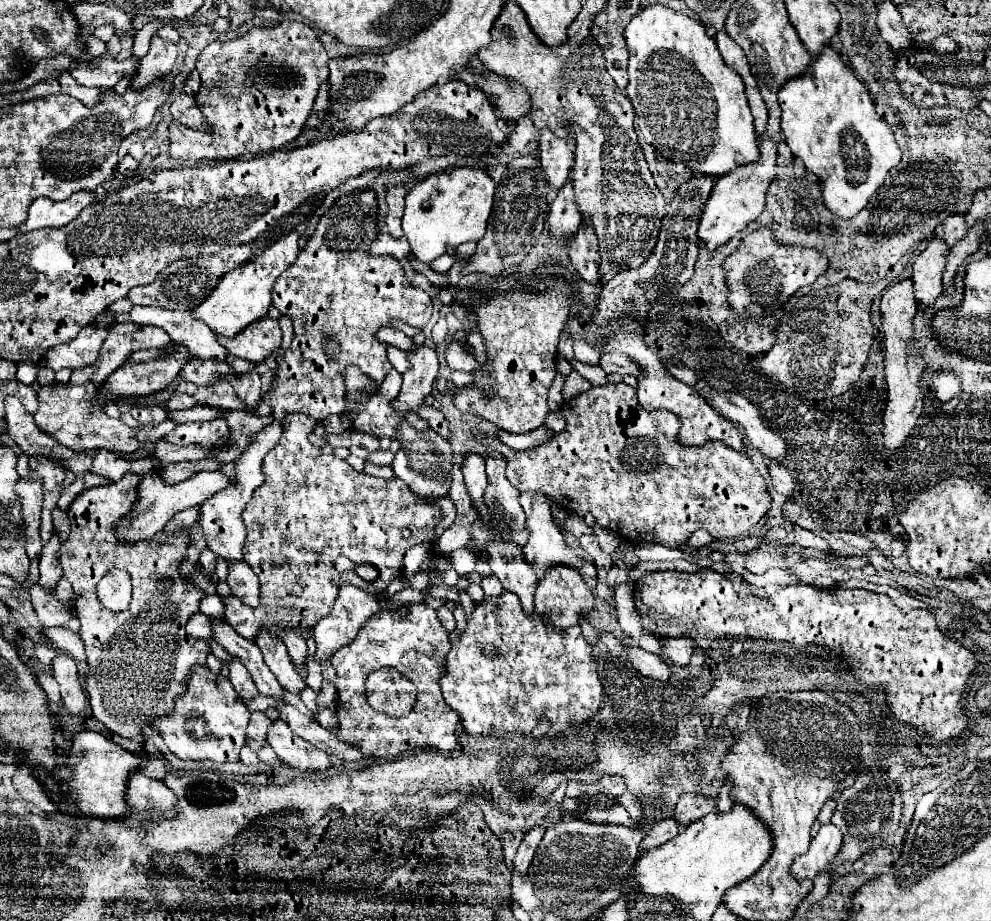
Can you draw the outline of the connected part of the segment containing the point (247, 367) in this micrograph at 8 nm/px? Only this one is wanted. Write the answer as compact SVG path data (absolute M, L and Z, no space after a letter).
M230 355L229 358L227 358L227 364L231 366L231 368L234 368L236 372L239 373L246 373L256 366L252 362L237 358L233 355Z

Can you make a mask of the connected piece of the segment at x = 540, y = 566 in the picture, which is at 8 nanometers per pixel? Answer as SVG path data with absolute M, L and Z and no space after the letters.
M523 492L521 494L521 506L523 506L525 514L527 514L527 530L531 534L529 544L523 548L523 556L531 566L535 566L535 570L545 572L545 570L549 570L553 566L569 566L569 568L579 570L579 574L583 578L595 578L597 576L597 570L593 568L593 564L589 560L581 558L575 550L571 550L565 544L563 534L559 532L559 528L551 520L551 510L549 510L551 500L545 494L541 494L541 492Z

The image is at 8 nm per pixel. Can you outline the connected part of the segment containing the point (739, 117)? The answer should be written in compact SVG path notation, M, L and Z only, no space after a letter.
M655 4L655 6L649 6L649 8L641 10L637 16L633 16L633 20L625 28L625 38L627 38L627 48L631 52L631 56L629 56L629 68L627 68L627 72L629 72L629 98L631 98L631 104L635 108L637 126L641 130L645 142L651 144L655 150L659 150L663 154L663 158L685 164L687 168L693 170L693 174L709 174L711 178L719 178L719 176L727 174L729 170L733 170L737 166L755 162L757 156L761 156L759 148L757 148L757 134L755 134L751 110L747 106L747 96L745 96L745 86L741 82L741 76L735 70L731 70L729 66L725 66L725 62L723 62L723 58L721 58L721 54L717 50L715 40L711 40L705 34L705 26L701 22L697 22L695 18L691 18L691 16L683 14L683 12L675 12L671 8Z

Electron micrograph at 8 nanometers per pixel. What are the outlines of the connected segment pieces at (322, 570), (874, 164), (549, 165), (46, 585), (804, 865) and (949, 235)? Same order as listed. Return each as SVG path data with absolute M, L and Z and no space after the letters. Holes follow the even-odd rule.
M289 414L285 418L281 438L277 446L269 450L261 466L265 474L265 482L253 492L253 498L249 500L243 512L243 522L247 526L243 554L245 554L245 562L253 568L253 572L259 578L261 604L257 610L253 610L235 596L223 598L223 602L227 608L227 624L249 642L255 642L261 630L267 630L275 638L281 638L279 636L281 630L293 630L301 638L307 638L307 632L315 628L317 622L331 612L333 602L337 600L339 588L343 584L353 584L377 596L387 590L391 580L403 574L403 556L411 546L425 542L431 544L431 550L435 550L435 540L437 540L435 526L437 526L437 518L441 518L441 510L411 494L409 486L405 486L405 482L401 482L399 478L383 480L383 478L359 474L345 460L323 454L317 446L309 442L309 434L313 432L315 424L317 420L305 414ZM403 528L411 530L409 538L403 538L401 534ZM341 554L347 556L349 560L369 562L377 566L379 580L365 582L363 578L357 576L357 572L339 574L335 570L335 558Z
M827 46L821 52L821 56L813 60L813 64L803 76L787 80L785 86L779 90L777 98L783 110L781 132L785 136L785 142L791 154L803 160L807 172L819 178L825 208L843 220L853 218L857 212L863 210L869 198L883 184L887 172L901 162L901 150L895 142L891 126L887 126L887 122L881 116L877 116L871 96L855 78L851 66L847 66L831 46Z
M541 130L539 160L553 190L559 190L569 180L575 152L573 146L573 134L569 138L557 138L553 132Z
M53 530L51 534L51 540L47 542L47 546L43 548L43 554L41 554L41 560L39 560L39 572L41 572L41 578L39 578L39 586L53 594L55 592L55 586L59 584L59 580L63 578L61 574L61 564L57 562L57 550L59 550L59 534L57 530Z
M833 824L821 826L817 836L811 838L811 846L805 854L797 856L791 866L793 878L817 878L819 874L827 872L831 868L833 858L839 854L843 842L843 834Z
M961 214L945 218L941 226L943 226L943 228L939 228L939 230L937 230L937 236L941 236L941 238L943 238L943 242L945 242L947 246L951 246L951 248L955 246L955 242L957 242L957 240L961 240L961 238L967 234L965 216L961 216Z

